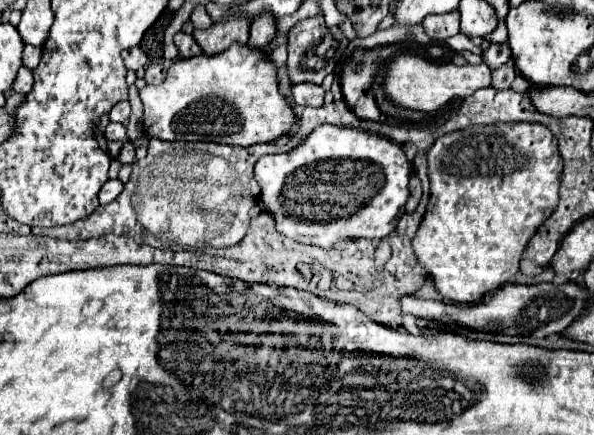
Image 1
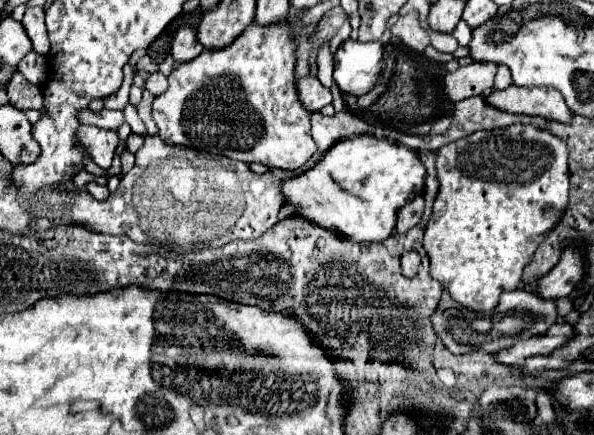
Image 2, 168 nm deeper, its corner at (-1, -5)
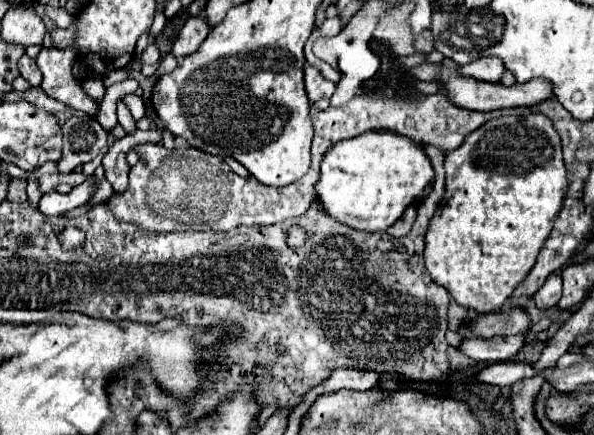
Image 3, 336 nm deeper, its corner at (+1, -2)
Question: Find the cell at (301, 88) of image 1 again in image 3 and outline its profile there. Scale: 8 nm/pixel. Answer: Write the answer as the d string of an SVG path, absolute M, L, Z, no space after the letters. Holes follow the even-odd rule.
M305 65L305 89L309 95L309 101L317 101L317 99L329 99L335 91L335 83L327 81L321 71L313 65Z

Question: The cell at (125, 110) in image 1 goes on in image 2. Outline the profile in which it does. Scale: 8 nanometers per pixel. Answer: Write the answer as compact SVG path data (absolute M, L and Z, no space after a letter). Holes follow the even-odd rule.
M85 110L85 112L81 112L79 122L107 128L107 130L119 130L121 124L125 122L125 116L123 116L123 112L117 112L117 110L101 110L97 114L93 114L91 110Z

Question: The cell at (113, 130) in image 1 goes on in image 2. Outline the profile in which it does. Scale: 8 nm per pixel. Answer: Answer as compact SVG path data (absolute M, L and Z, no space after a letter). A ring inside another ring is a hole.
M83 126L77 130L77 138L79 142L85 146L87 154L93 158L95 164L99 164L101 168L111 168L111 160L113 160L113 152L115 146L119 142L119 134L113 130L103 130L97 126Z

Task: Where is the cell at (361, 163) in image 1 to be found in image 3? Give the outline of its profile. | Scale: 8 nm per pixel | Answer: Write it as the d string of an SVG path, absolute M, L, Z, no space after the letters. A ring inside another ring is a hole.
M367 131L355 139L339 141L325 153L321 163L321 179L315 189L325 211L337 221L359 231L385 231L403 215L409 205L417 203L425 195L429 183L433 183L433 177L435 173L431 161L421 145L391 131Z

